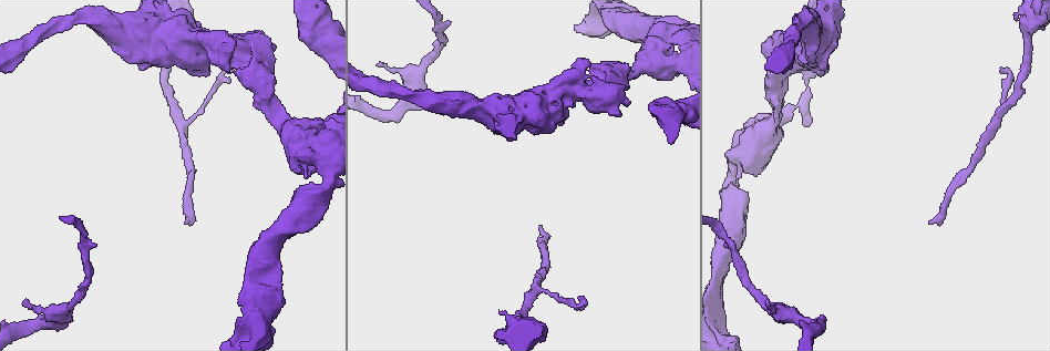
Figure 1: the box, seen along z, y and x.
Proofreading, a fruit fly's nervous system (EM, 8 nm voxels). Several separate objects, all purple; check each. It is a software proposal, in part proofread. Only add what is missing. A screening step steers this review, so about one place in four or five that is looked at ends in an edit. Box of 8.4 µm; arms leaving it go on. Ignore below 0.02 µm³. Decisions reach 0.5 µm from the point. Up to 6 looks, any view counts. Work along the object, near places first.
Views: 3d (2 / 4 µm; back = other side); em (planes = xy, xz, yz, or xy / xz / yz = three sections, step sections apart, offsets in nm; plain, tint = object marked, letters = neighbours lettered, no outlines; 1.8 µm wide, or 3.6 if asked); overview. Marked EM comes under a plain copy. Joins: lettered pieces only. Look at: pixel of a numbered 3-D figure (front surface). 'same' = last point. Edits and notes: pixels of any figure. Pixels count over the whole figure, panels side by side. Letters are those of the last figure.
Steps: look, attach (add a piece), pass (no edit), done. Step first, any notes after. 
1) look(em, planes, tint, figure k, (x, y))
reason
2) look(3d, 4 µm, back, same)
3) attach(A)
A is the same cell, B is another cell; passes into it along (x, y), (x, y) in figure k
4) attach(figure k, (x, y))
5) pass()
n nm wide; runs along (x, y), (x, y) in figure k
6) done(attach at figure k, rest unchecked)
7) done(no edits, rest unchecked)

look(em, planes, letters, figure 1, (271, 79))
touches itself

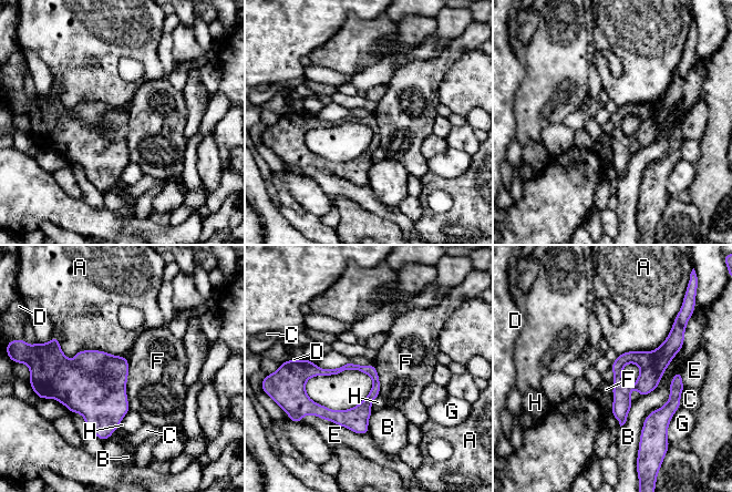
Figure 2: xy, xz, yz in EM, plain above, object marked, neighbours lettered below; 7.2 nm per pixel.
pass()
A, B, C, D, E, F, G and H are other cells; runs along (679, 346), (621, 397), (621, 421) in figure 2; no lettered piece goes on from it

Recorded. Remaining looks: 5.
look(3d, 2 µm, figure 1, (928, 223))
thin end

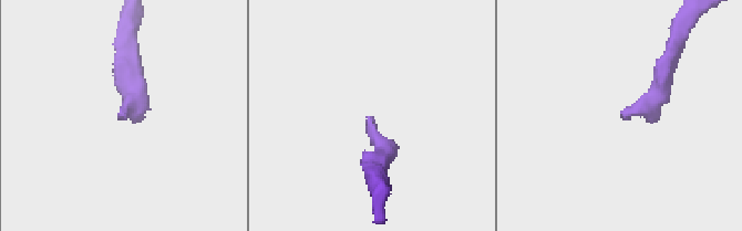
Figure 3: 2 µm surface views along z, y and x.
look(em, xz, step 4, tint, figure 3, (125, 119))
shape alone is not enough

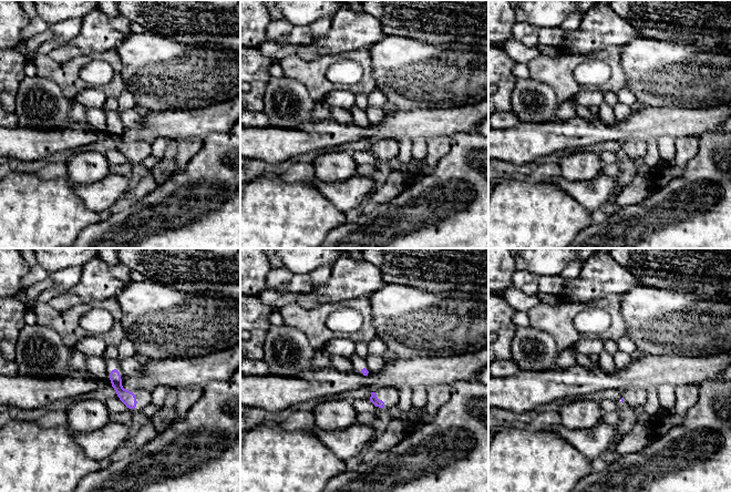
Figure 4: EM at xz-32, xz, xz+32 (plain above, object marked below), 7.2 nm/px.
look(em, planes, letters, same)
another direction

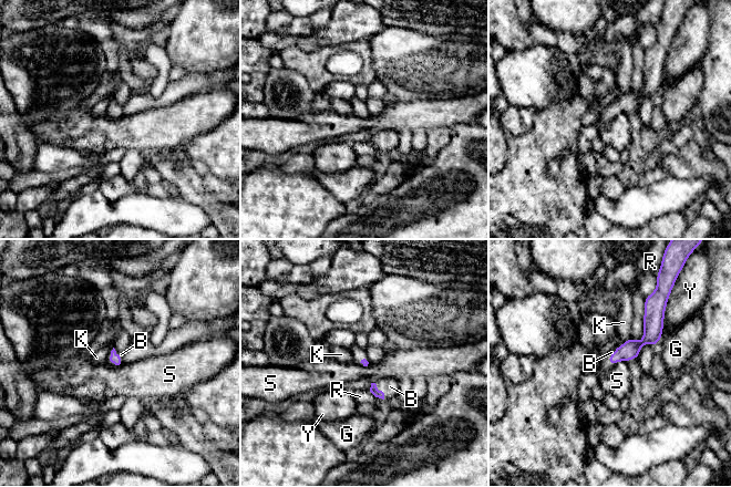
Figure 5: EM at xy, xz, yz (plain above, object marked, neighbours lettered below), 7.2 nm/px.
attach(B)
B is the same cell, G, K, R, S and Y are other cells; the neuron continues

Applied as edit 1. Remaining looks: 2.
look(em, 3.6 µm, planes, letters, figure 1, (504, 313))

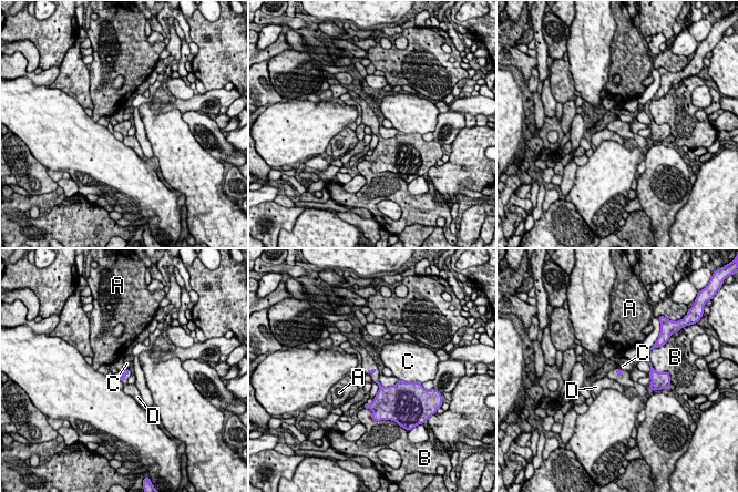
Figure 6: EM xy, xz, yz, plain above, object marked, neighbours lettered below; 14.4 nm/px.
pass()
A, B, C and D are other cells; border along (399, 379), (409, 382) in figure 6; no lettered piece goes on from it

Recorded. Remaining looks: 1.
done(attach at figure 5, rest unchecked)

